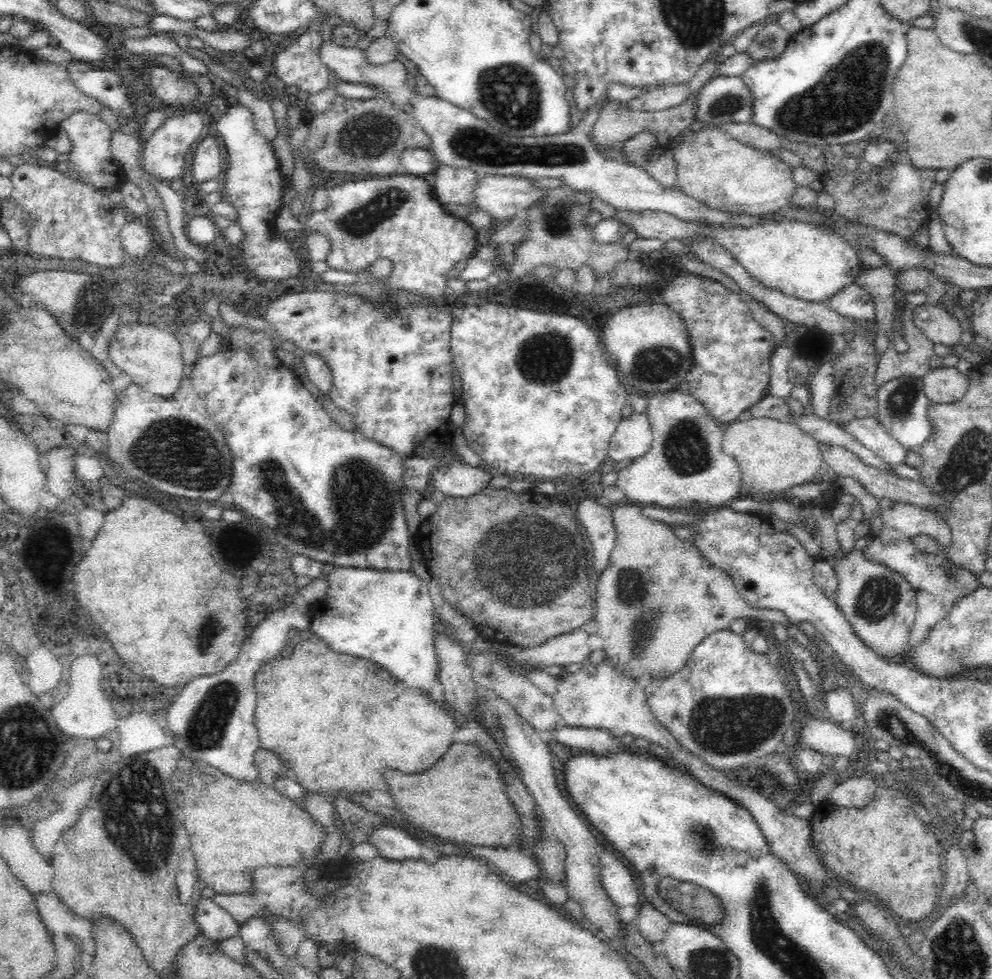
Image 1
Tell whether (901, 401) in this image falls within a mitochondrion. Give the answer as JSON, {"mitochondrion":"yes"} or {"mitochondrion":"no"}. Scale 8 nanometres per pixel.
{"mitochondrion":"yes"}

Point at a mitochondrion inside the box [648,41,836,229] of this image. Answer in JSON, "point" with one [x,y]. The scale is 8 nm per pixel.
{"point":[729,105]}

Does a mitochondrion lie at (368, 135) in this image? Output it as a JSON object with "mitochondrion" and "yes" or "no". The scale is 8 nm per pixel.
{"mitochondrion":"yes"}

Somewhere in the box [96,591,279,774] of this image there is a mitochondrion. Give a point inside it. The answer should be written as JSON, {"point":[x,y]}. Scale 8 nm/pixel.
{"point":[205,728]}

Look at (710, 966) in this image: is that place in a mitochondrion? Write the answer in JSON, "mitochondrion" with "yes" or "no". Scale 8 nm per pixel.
{"mitochondrion":"yes"}

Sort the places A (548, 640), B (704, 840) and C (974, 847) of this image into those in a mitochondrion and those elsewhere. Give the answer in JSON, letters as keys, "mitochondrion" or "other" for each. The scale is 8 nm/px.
{"A":"other","B":"mitochondrion","C":"other"}

